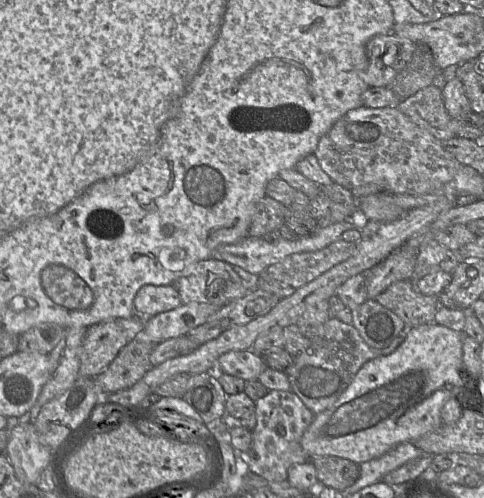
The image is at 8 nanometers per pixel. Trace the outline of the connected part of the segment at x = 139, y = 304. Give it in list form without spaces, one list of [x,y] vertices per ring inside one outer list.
[[[144,285],[138,290],[133,301],[136,314],[145,319],[175,309],[181,304],[174,285]]]

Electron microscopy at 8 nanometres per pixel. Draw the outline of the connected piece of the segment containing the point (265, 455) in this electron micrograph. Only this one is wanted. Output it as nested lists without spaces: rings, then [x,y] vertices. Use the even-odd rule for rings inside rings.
[[[270,390],[255,402],[256,426],[252,431],[250,448],[242,453],[249,471],[269,482],[287,480],[288,469],[294,464],[303,464],[310,456],[301,446],[302,436],[314,420],[315,415],[293,391]]]

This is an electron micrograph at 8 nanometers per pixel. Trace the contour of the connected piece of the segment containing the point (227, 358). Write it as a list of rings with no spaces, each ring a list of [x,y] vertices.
[[[248,349],[222,354],[217,360],[216,369],[248,381],[257,380],[266,367],[262,357],[255,355]]]

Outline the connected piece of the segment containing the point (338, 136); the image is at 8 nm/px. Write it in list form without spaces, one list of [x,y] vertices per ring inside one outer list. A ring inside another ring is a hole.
[[[361,106],[359,108],[349,110],[332,126],[329,132],[320,138],[317,148],[313,154],[318,160],[318,163],[320,164],[322,170],[326,172],[331,180],[350,191],[355,187],[363,186],[366,184],[375,184],[381,188],[381,192],[383,191],[390,194],[429,194],[450,182],[462,166],[462,164],[455,158],[453,154],[446,151],[442,147],[441,140],[435,138],[428,131],[420,128],[415,123],[413,123],[397,107],[369,108]]]

